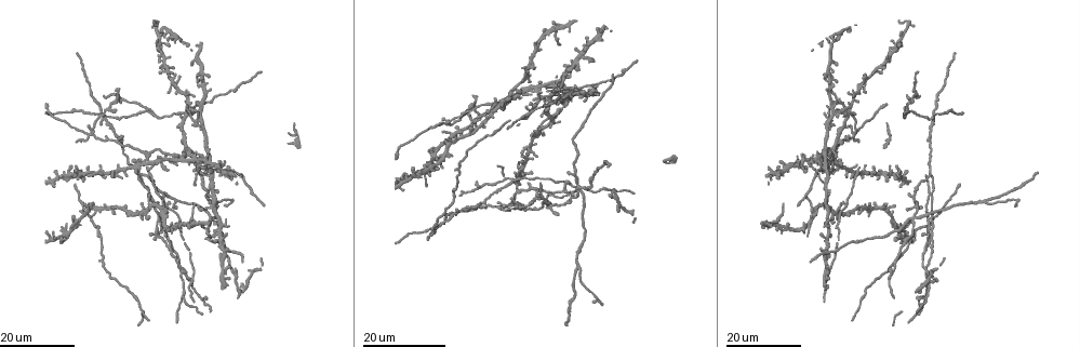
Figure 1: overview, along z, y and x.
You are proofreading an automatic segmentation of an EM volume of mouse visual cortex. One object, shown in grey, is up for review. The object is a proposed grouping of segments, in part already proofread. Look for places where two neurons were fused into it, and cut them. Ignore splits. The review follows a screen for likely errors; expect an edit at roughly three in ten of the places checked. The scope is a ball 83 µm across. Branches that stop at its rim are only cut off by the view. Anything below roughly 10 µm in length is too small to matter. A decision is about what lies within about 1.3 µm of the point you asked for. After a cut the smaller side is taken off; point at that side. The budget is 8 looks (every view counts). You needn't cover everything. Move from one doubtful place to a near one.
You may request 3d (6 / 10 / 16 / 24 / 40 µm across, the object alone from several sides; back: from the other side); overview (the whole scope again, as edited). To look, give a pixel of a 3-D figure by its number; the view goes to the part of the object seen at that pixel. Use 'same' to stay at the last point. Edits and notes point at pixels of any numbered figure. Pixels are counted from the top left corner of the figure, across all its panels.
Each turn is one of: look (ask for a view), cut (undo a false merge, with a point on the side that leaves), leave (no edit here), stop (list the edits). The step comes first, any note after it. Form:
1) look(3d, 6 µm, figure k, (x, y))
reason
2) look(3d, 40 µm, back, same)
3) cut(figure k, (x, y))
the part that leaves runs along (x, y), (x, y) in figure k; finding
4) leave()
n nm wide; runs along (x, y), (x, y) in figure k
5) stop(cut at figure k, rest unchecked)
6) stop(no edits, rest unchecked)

look(3d, 16 µm, figure 1, (578, 265))
three arms meet

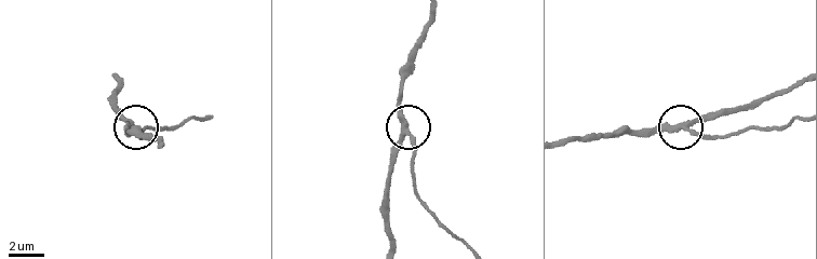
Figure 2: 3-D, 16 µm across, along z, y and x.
look(3d, 10 µm, figure 2, (686, 125))

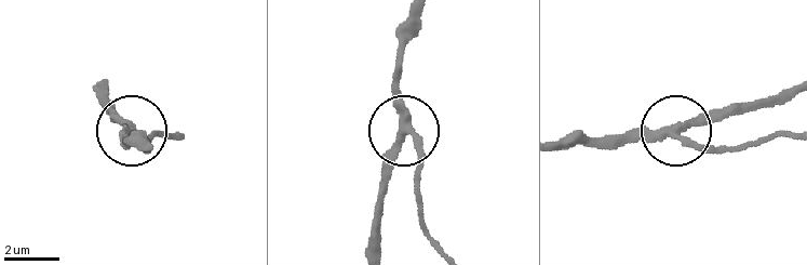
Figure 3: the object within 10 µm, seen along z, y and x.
leave()
270 nm wide; runs along (559, 142), (670, 133), (704, 147), (737, 147) in figure 3; all the same neuron

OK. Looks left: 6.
look(3d, 16 µm, figure 1, (528, 114))
side arm on a straight run

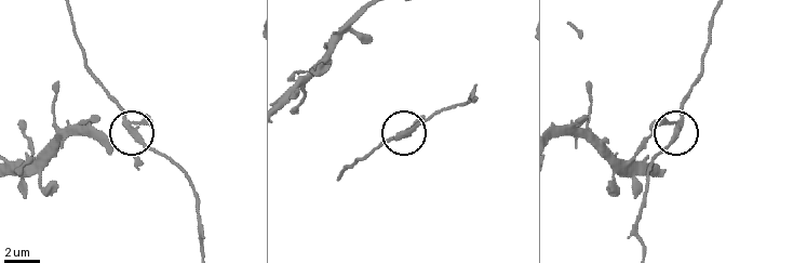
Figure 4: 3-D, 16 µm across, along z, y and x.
look(3d, 6 µm, figure 4, (133, 126))

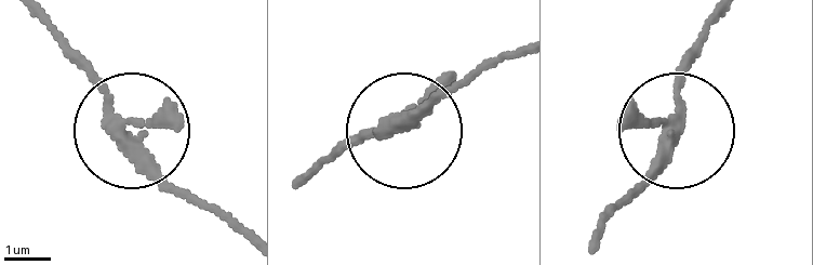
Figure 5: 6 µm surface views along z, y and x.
leave()
side arm 34 µm; one neuron here

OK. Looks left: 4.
look(3d, 16 µm, figure 1, (469, 110))
a narrow waist

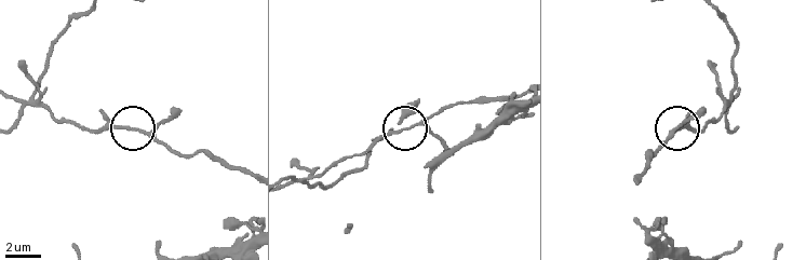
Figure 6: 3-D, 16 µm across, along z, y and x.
look(3d, 10 µm, figure 6, (137, 129))
closer look

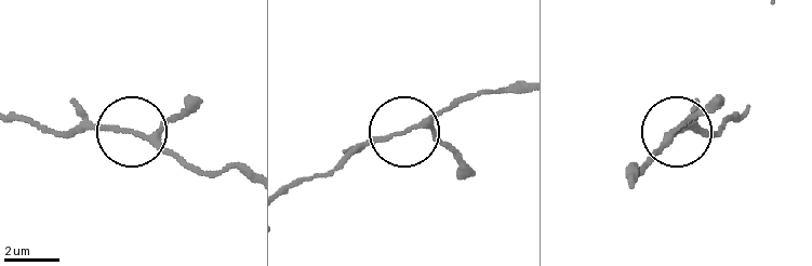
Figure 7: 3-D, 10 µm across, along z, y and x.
leave()
runs along (522, 82), (460, 98), (343, 157) in figure 7; one neuron here

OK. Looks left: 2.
look(3d, 24 µm, figure 1, (913, 218))
looks like a crossing

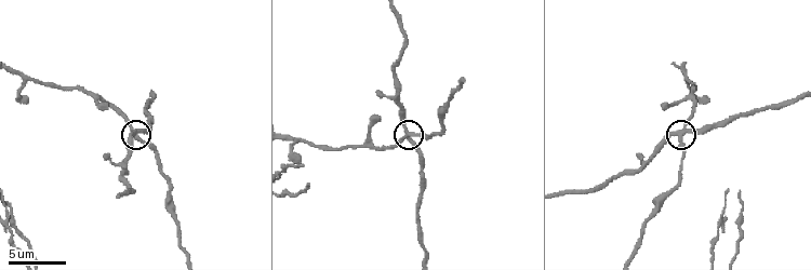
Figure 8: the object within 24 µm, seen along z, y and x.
look(3d, 10 µm, figure 8, (411, 133))

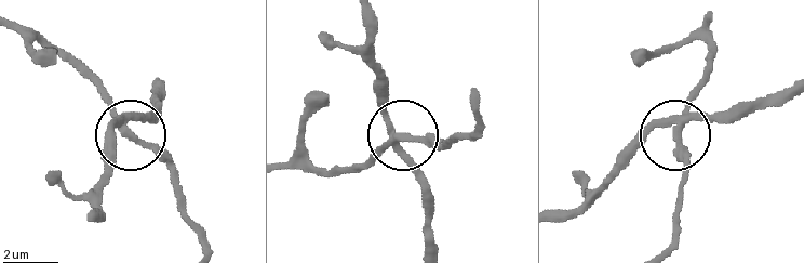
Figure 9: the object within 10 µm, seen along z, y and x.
cut(figure 9, (150, 147))
260 nm wide; the part that leaves runs along (389, 139), (354, 167), (284, 167) in figure 9; a second neuron is stuck on

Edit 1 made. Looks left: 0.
stop(cut at figure 9, rest unchecked)

